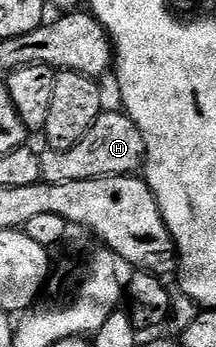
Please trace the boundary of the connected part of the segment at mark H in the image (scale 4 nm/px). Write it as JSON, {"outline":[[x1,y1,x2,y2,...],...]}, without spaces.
{"outline":[[108,108,101,112,98,120,94,120,90,132,86,132,86,136,82,136,82,140,78,140,78,144,74,144,74,148,66,148,65,150,45,149,46,152,43,151,40,154,43,181,50,184,70,184,74,180,94,180,95,178,122,176,123,174,135,175,144,165,142,132,138,132,138,124,134,124,132,118,119,109,116,110]]}

